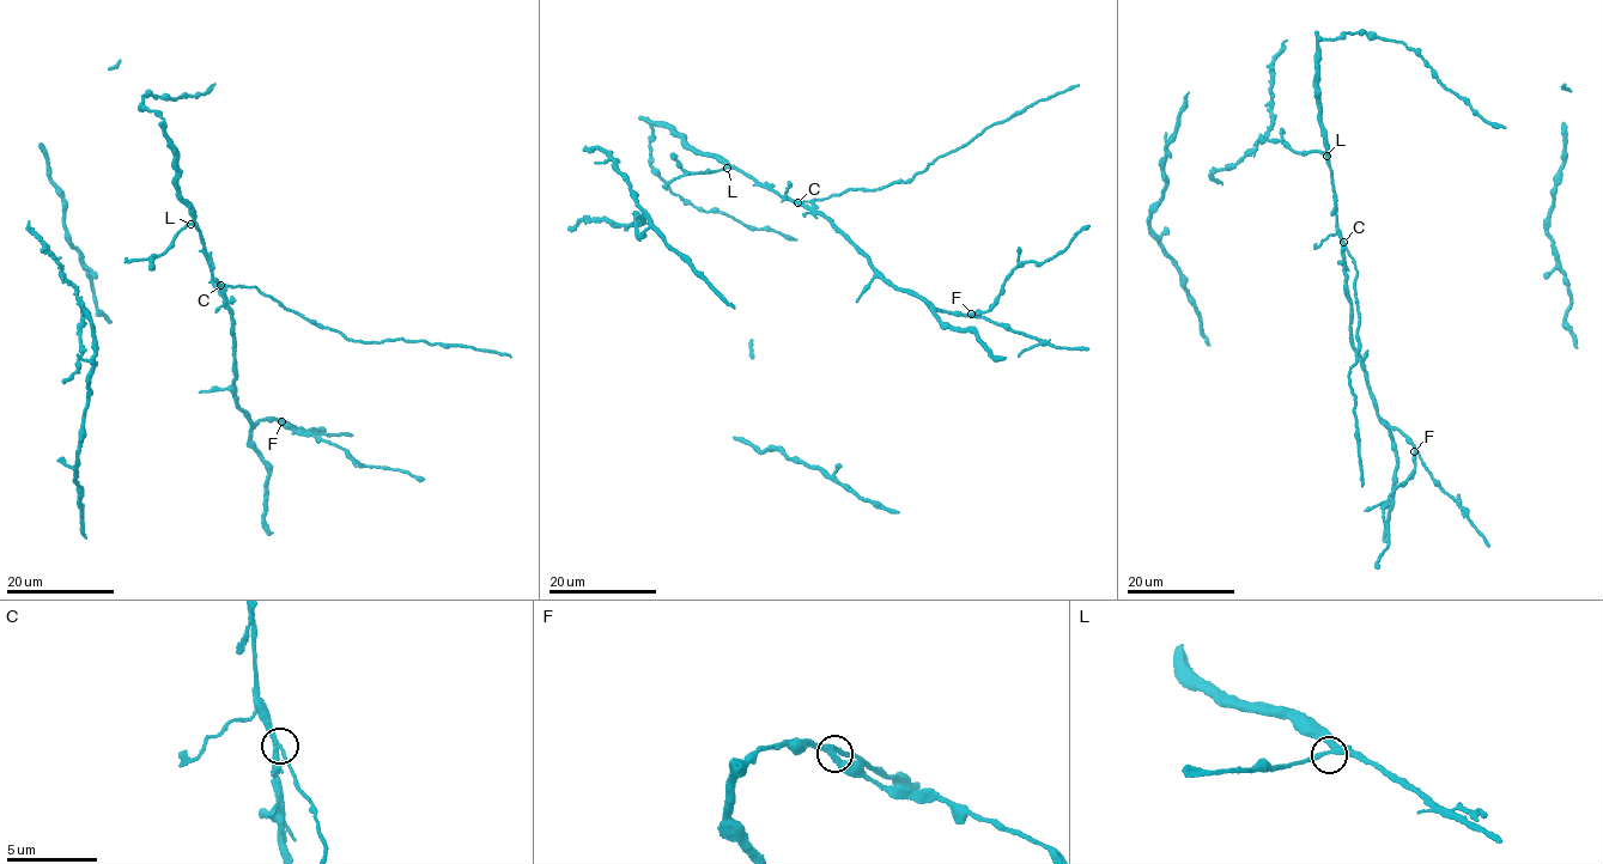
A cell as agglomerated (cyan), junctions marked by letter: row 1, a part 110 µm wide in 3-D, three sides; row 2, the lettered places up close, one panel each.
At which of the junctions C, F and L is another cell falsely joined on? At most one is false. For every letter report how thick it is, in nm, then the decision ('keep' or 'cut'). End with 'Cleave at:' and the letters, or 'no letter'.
C: 300 nm | cut
F: 260 nm | keep
L: 280 nm | keep
Cleave at: C

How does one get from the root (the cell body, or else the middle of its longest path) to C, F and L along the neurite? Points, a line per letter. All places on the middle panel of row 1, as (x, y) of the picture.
C: (649, 144), (651, 126), (648, 120), (671, 131), (696, 154), (716, 158), (781, 198), (797, 201)
F: (649, 144), (648, 120), (696, 154), (716, 158), (823, 216), (896, 288), (934, 308), (971, 314)
L: (649, 144), (651, 126), (648, 120), (671, 131), (696, 154), (716, 158), (727, 168)

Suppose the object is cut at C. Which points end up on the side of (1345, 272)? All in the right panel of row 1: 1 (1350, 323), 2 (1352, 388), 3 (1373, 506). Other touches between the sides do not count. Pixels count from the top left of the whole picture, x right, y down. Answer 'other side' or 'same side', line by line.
1: same side
2: other side
3: same side

